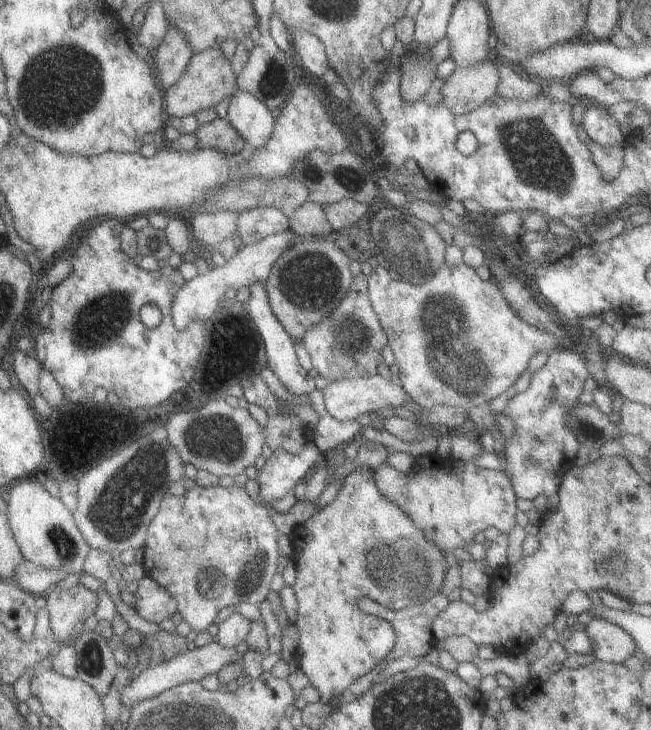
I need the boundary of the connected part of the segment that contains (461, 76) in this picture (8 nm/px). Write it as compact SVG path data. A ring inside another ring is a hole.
M492 57L474 66L456 67L454 72L444 79L440 104L444 104L455 115L482 106L496 93L498 65L499 60Z

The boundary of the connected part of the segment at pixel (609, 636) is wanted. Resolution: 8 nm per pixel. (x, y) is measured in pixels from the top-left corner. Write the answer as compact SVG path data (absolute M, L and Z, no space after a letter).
M594 617L585 626L595 659L620 664L635 653L634 639L619 626Z

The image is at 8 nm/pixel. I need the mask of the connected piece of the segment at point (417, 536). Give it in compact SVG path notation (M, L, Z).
M355 468L346 478L341 480L341 487L336 497L329 504L326 504L324 508L317 510L300 526L306 534L302 536L302 542L304 542L304 544L302 544L302 550L298 550L298 554L296 554L296 582L291 586L298 602L298 608L296 608L296 622L294 622L296 628L298 628L298 636L300 636L296 658L298 660L298 668L305 674L310 684L318 690L320 693L320 702L324 702L324 704L331 704L332 696L344 694L344 690L352 685L355 680L358 680L358 678L364 676L364 674L368 674L375 666L378 666L380 660L384 660L384 658L390 654L390 650L392 650L392 646L394 646L395 643L394 628L392 628L390 622L376 615L363 613L362 610L358 608L358 604L356 604L356 602L358 602L357 598L362 598L362 596L371 598L376 604L381 604L390 610L400 610L416 606L417 604L424 604L427 600L431 600L434 594L443 591L444 574L446 574L446 571L449 569L445 564L446 554L442 552L442 550L438 550L436 546L432 546L432 544L426 540L424 532L406 516L406 513L402 512L394 502L390 502L388 498L384 498L384 496L380 494L380 490L378 490L375 484L373 473L374 471L370 468Z

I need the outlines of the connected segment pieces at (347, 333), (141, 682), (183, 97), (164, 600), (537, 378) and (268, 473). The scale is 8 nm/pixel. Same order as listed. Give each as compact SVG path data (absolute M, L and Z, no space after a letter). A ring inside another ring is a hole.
M361 272L353 276L348 294L342 298L336 310L316 326L308 328L301 343L310 354L317 375L324 376L328 382L340 378L374 376L377 373L376 368L383 362L382 350L389 340L372 308L366 275Z
M213 640L203 647L197 646L194 650L184 650L184 652L176 654L174 658L170 658L170 660L166 660L166 662L144 666L138 676L134 676L132 680L127 680L126 684L120 688L122 706L133 706L139 701L156 696L180 683L201 681L209 674L216 674L220 668L224 668L226 664L240 662L242 657L243 655L238 654L233 647L222 646L218 641Z
M206 48L200 54L192 55L184 74L174 86L163 90L164 114L167 118L176 116L180 119L190 114L195 115L200 110L215 107L224 98L230 97L236 89L236 77L231 61L224 56L222 49Z
M145 576L134 592L136 614L148 622L160 623L171 618L177 611L177 602L156 580Z
M558 346L550 352L548 361L534 372L528 388L516 392L503 409L503 414L514 421L515 432L507 439L504 448L505 472L510 475L514 492L518 498L534 500L536 496L546 497L556 494L564 480L564 474L575 465L576 453L580 449L578 438L570 432L566 424L566 414L578 404L578 398L584 392L584 382L590 376L587 370L583 347L568 350Z
M308 441L298 454L273 450L272 456L265 460L263 468L256 476L262 502L272 504L284 498L299 482L308 477L320 453L312 441Z

